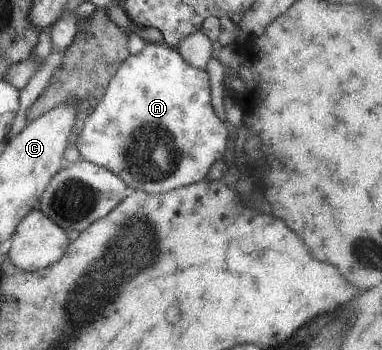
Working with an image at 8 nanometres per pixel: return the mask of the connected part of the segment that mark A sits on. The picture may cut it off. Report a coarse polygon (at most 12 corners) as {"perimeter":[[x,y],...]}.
{"perimeter":[[127,55],[79,129],[79,159],[157,194],[227,148],[205,71]]}

